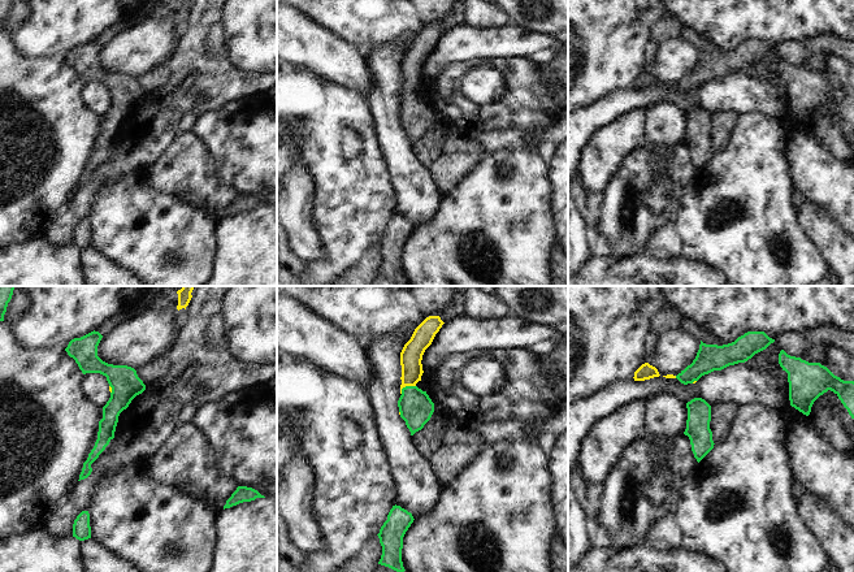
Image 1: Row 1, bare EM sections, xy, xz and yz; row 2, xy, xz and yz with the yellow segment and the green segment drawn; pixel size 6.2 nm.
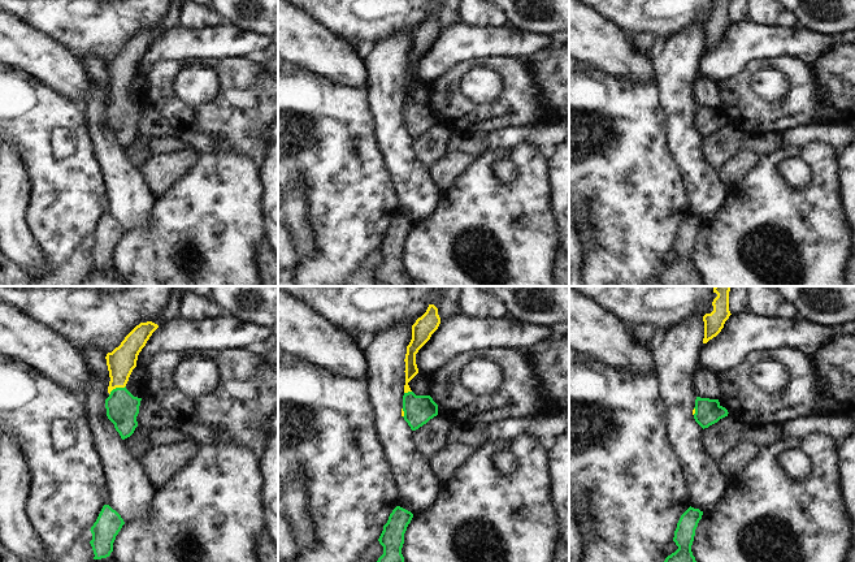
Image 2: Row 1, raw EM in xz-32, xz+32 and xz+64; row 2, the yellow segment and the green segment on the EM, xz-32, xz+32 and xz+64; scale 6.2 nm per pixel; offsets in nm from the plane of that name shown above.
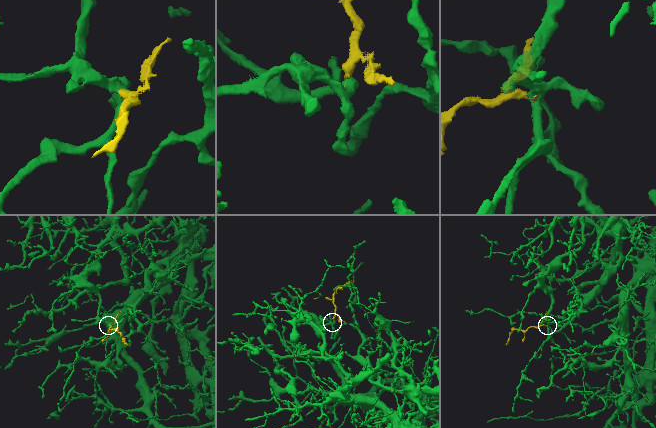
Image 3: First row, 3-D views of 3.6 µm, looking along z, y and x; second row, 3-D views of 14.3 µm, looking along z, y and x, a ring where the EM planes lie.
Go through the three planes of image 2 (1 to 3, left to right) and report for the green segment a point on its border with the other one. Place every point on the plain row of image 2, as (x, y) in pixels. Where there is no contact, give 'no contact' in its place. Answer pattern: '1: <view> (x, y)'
1: xz-32 (116, 95)
2: xz+32 (407, 100)
3: xz+64 (694, 120)

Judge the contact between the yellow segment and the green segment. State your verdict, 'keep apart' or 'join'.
join

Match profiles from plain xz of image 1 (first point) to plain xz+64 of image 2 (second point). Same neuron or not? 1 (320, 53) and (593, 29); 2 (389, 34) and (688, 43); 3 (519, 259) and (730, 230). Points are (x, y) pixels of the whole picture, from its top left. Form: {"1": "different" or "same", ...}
{"1": "same", "2": "different", "3": "same"}

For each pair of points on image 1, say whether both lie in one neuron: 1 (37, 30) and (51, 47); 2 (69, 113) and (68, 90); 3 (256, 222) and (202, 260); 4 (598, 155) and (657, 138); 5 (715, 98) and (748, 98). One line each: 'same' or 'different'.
1: same
2: same
3: different
4: different
5: same

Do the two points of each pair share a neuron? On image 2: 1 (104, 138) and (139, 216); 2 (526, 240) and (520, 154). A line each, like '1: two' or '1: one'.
1: one
2: one

